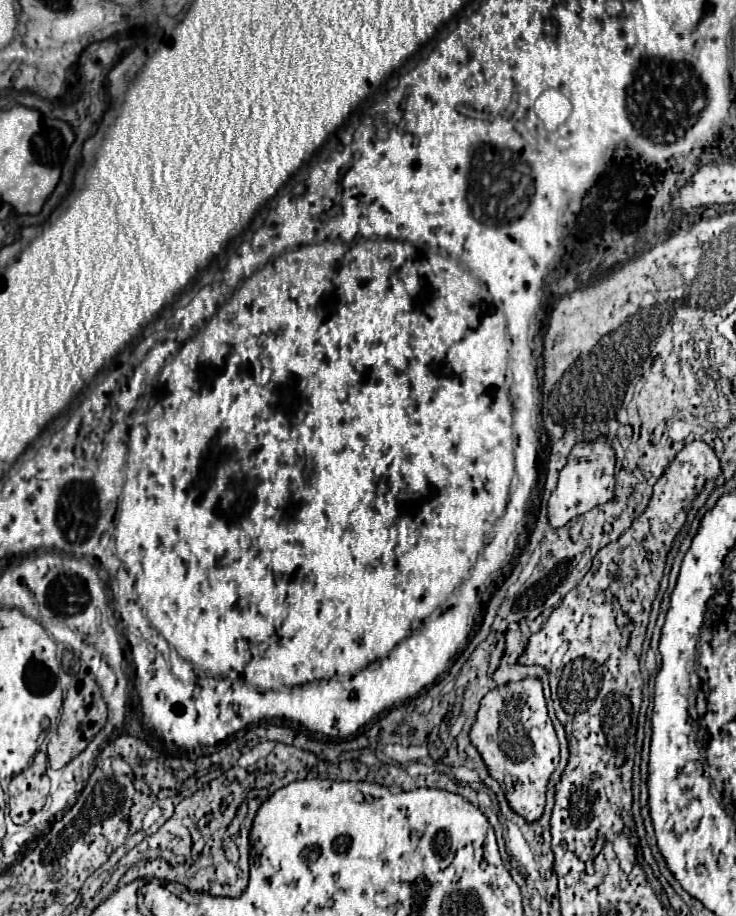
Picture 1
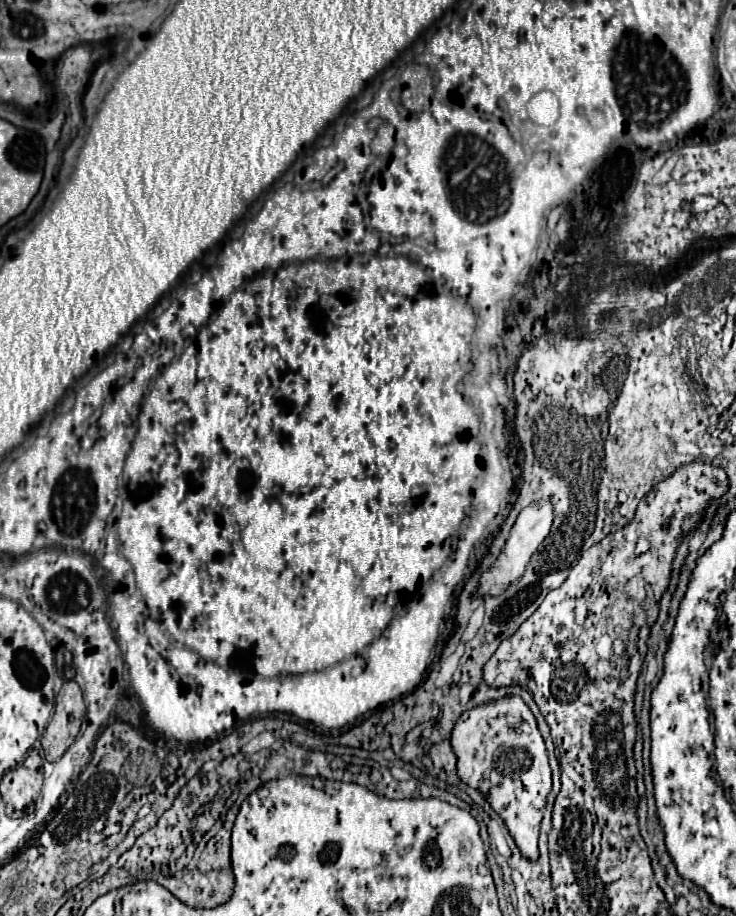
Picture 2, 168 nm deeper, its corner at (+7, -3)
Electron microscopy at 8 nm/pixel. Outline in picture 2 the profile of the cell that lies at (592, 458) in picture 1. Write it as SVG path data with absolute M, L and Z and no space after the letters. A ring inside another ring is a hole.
M546 499L546 501L542 503L542 507L538 507L538 509L526 507L526 509L518 515L518 519L516 519L516 523L514 523L514 527L512 527L510 539L506 541L506 545L504 545L504 549L502 549L498 561L494 563L494 567L488 569L486 573L482 573L478 593L482 593L482 595L500 595L500 593L506 589L506 585L510 585L514 579L522 577L522 573L524 573L524 569L526 569L530 557L534 555L534 551L540 547L540 543L542 543L542 541L548 537L548 533L552 531L552 523L554 523L554 505L552 505L550 499Z

